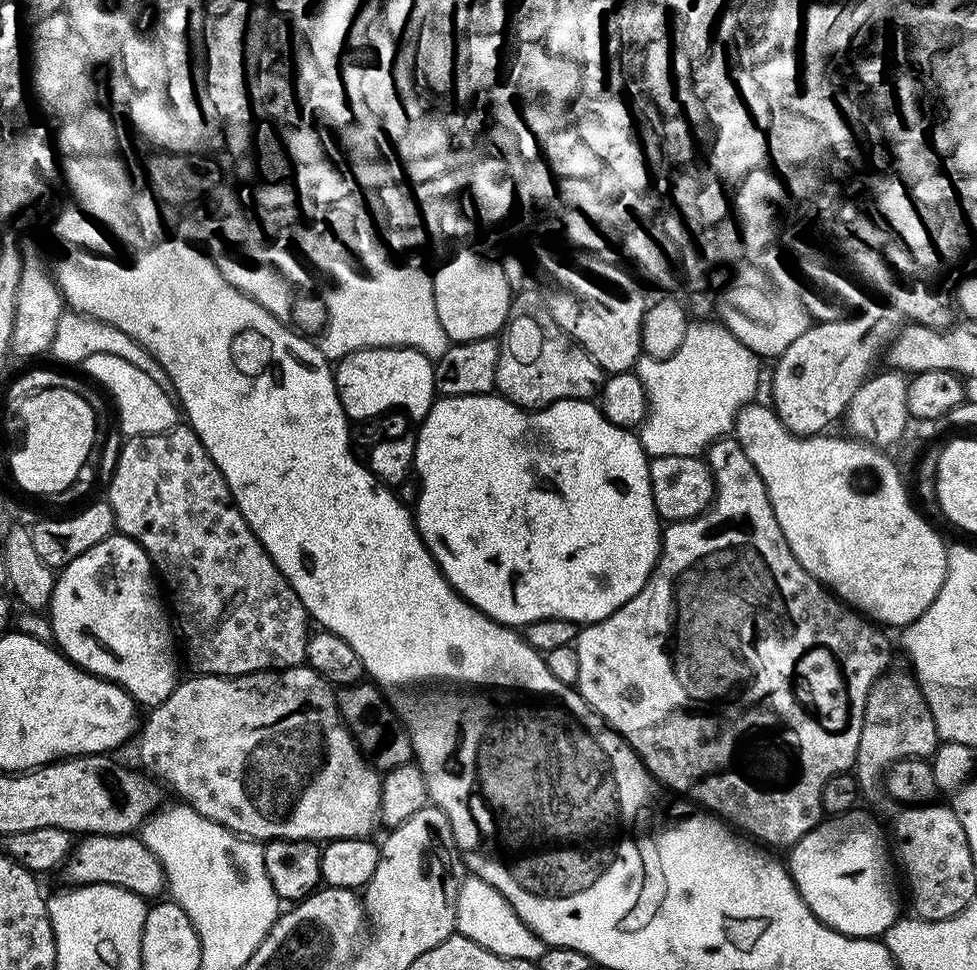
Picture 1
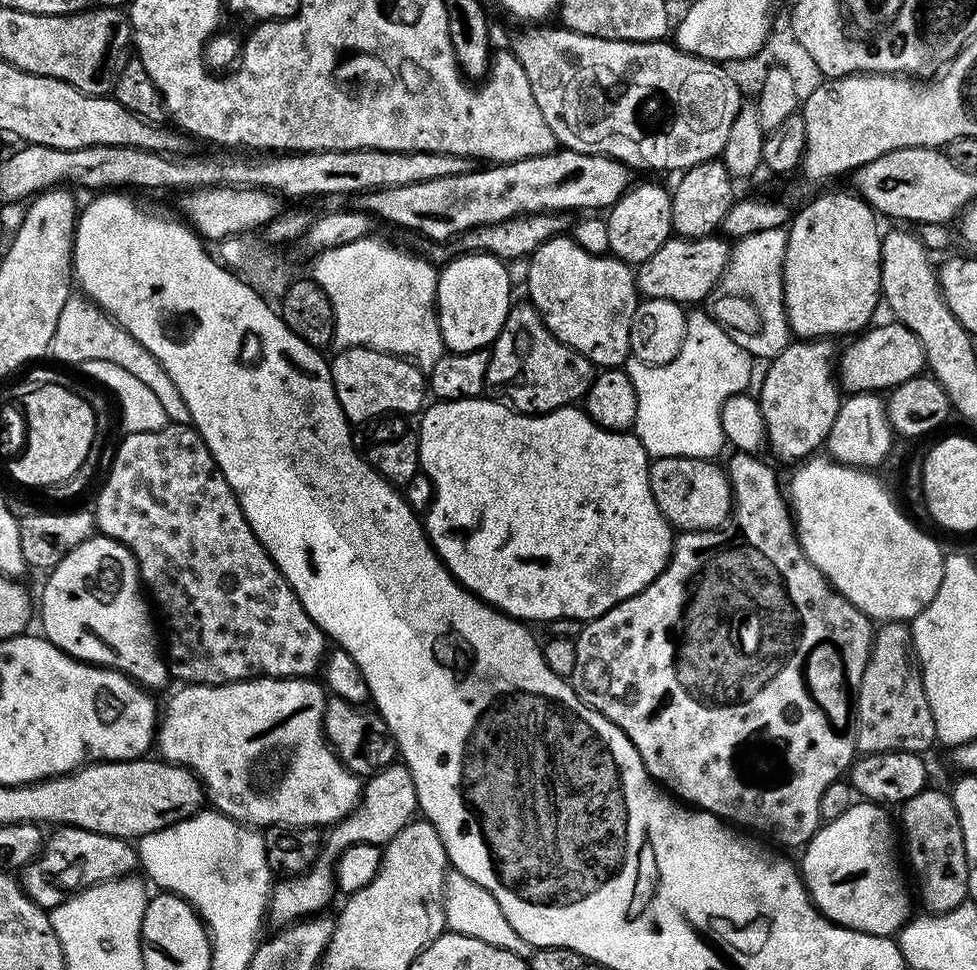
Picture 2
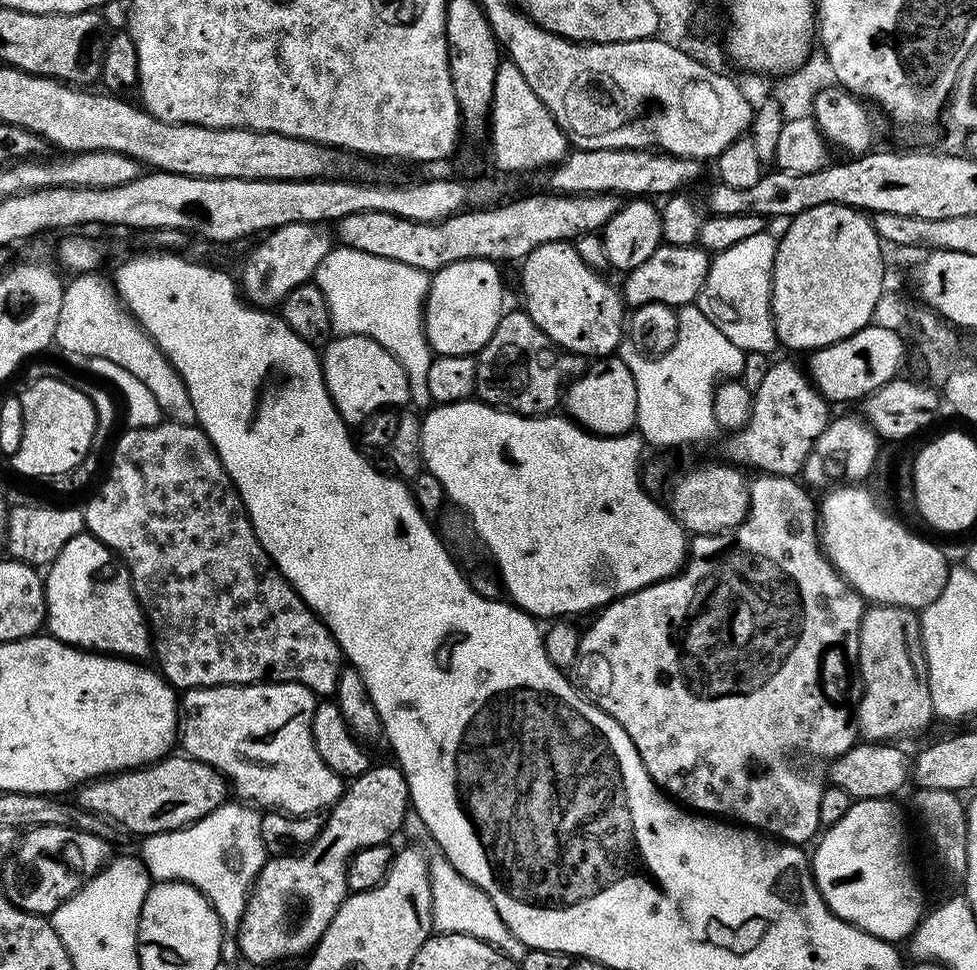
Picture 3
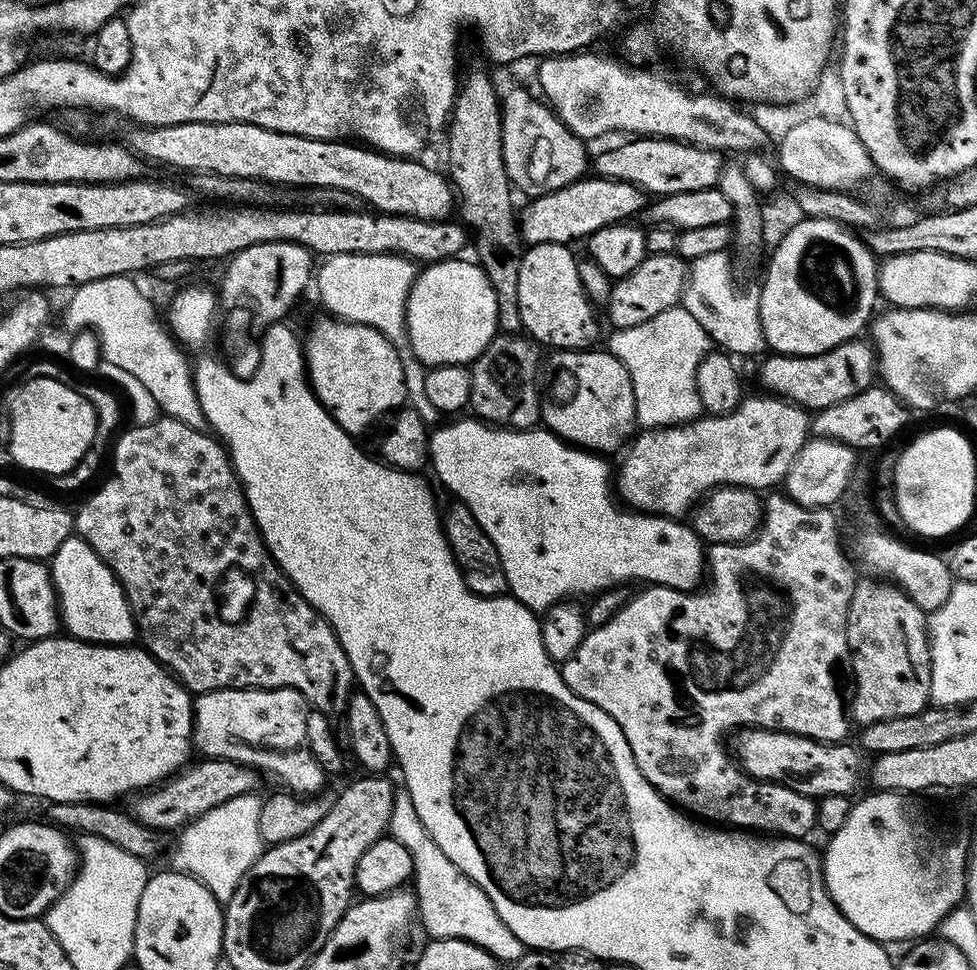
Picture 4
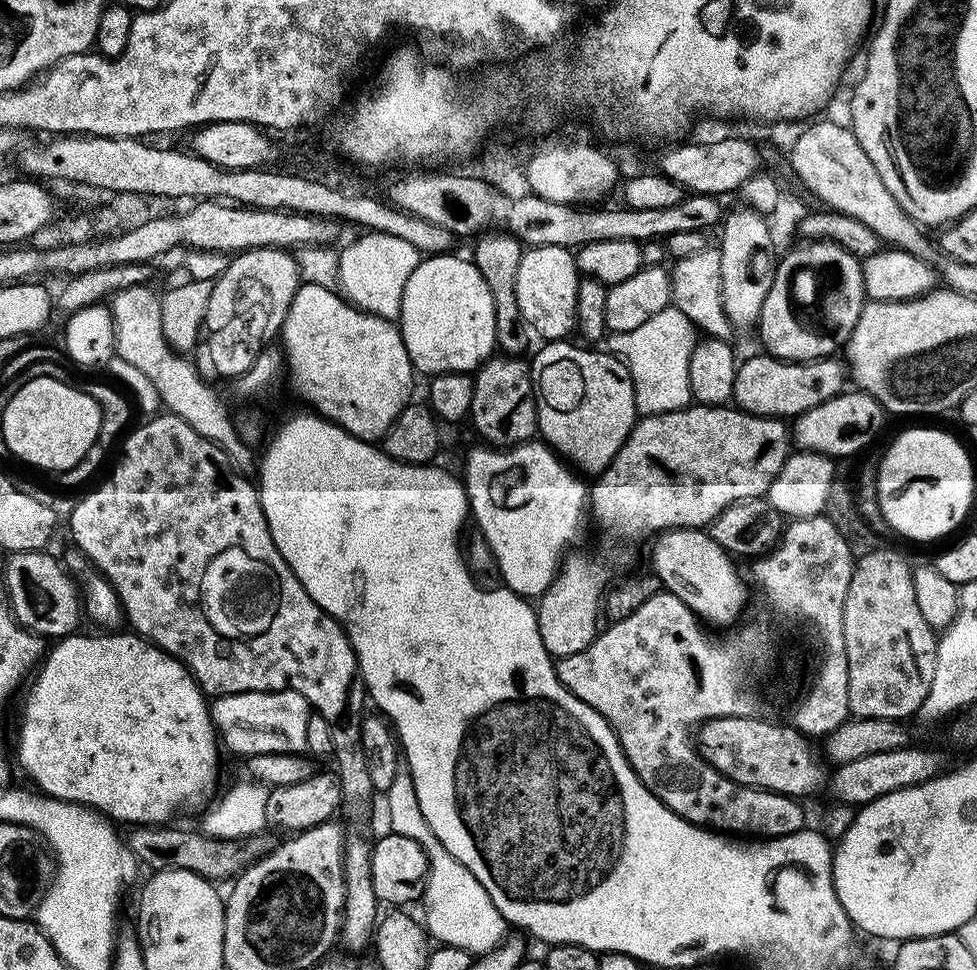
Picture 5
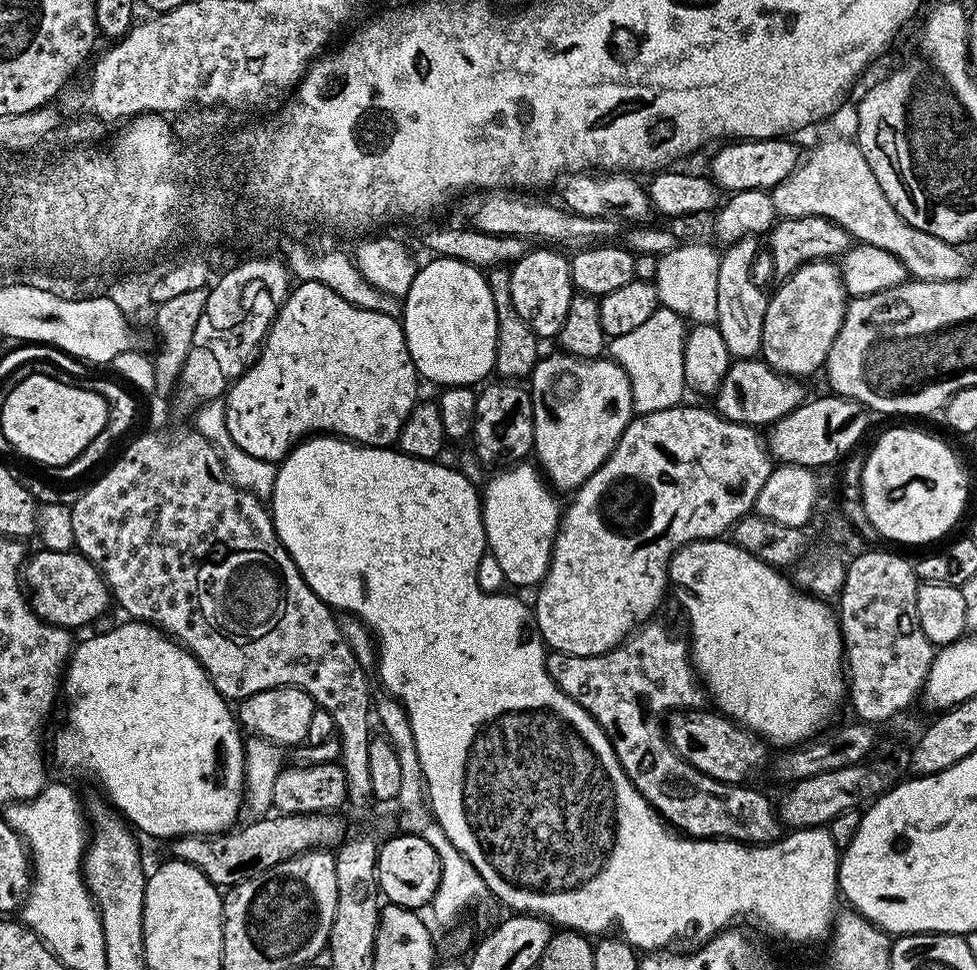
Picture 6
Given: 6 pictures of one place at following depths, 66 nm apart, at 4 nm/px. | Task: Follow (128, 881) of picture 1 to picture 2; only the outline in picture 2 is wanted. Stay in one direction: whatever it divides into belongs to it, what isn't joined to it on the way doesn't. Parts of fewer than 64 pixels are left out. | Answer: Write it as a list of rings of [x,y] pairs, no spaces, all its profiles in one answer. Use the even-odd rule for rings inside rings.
[[[60,826],[56,832],[47,837],[39,856],[19,873],[20,887],[38,907],[51,910],[64,903],[65,899],[83,889],[92,888],[95,884],[104,884],[107,880],[120,880],[124,876],[135,873],[136,852],[133,845],[122,838],[114,838],[110,834],[98,834],[81,828]]]

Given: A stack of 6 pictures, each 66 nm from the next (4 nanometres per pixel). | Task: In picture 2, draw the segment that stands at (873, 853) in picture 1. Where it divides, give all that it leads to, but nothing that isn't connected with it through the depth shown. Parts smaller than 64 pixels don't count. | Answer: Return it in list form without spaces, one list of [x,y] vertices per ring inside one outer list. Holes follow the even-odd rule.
[[[871,802],[850,806],[842,818],[827,821],[803,845],[804,861],[798,864],[810,899],[829,920],[872,936],[899,933],[910,916],[908,892],[895,856],[892,820],[884,812],[881,805]]]

